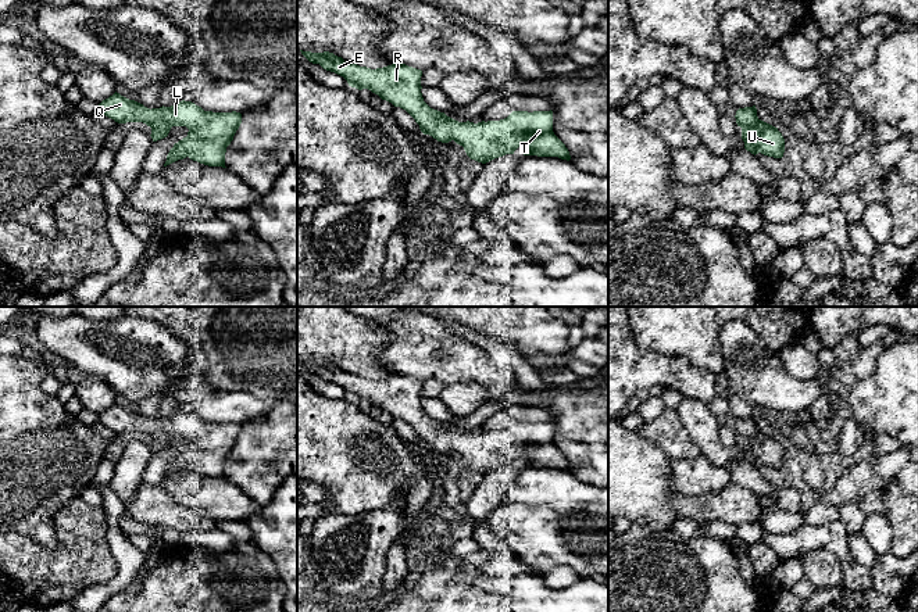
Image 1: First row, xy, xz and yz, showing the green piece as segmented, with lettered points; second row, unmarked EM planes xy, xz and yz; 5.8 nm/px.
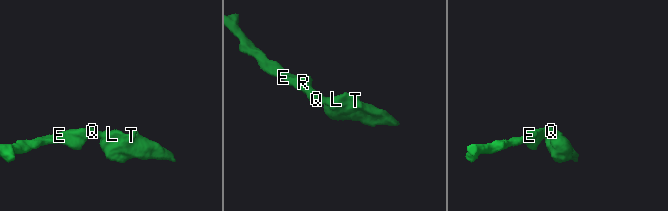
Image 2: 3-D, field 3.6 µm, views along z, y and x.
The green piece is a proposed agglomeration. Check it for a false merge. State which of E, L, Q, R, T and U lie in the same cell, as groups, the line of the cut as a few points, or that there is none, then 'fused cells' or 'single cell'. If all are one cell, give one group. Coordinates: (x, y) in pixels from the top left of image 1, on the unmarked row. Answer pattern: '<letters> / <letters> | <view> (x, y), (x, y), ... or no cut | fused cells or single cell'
E L Q R T U | no cut | single cell

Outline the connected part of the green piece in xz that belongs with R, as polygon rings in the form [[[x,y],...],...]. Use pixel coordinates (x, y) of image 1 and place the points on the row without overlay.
[[[333,364],[301,365],[312,375],[343,387],[349,397],[368,400],[394,418],[406,420],[419,436],[424,445],[437,452],[454,451],[471,470],[486,475],[525,458],[524,466],[558,468],[571,470],[565,455],[553,443],[553,422],[512,422],[500,432],[458,433],[444,423],[431,419],[421,404],[422,382],[406,375],[371,380],[360,377]]]

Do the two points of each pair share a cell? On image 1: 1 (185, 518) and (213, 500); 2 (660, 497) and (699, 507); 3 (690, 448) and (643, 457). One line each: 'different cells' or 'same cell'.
1: different cells
2: different cells
3: different cells

